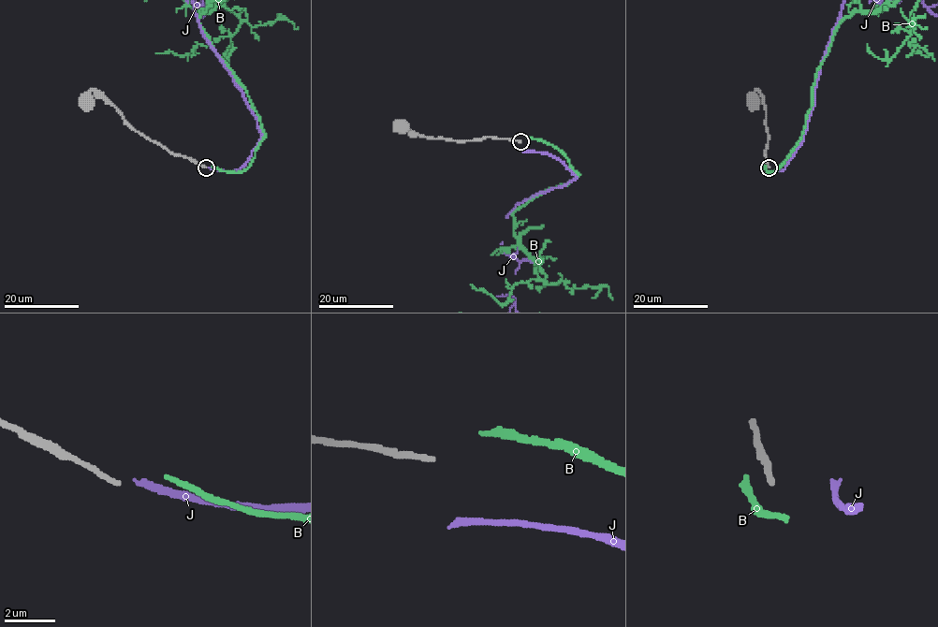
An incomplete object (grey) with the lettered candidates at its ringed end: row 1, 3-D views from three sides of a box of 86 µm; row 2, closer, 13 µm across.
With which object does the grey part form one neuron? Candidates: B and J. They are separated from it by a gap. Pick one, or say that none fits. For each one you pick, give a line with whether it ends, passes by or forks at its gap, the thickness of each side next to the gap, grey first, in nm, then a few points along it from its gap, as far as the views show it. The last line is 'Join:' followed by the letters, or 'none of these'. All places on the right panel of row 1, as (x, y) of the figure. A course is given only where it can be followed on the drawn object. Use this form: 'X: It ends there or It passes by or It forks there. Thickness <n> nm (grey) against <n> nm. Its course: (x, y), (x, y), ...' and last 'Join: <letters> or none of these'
Join: none of these

